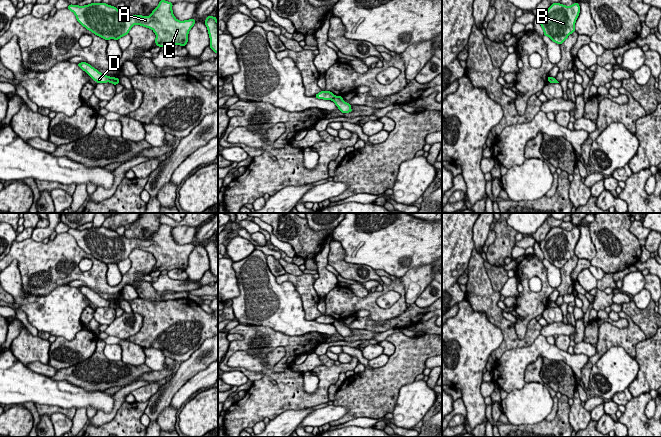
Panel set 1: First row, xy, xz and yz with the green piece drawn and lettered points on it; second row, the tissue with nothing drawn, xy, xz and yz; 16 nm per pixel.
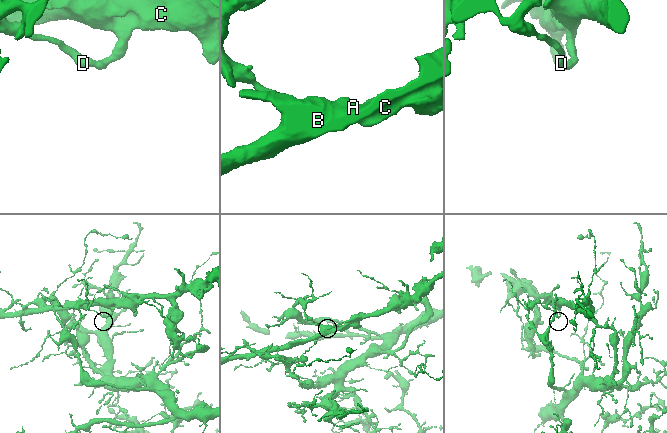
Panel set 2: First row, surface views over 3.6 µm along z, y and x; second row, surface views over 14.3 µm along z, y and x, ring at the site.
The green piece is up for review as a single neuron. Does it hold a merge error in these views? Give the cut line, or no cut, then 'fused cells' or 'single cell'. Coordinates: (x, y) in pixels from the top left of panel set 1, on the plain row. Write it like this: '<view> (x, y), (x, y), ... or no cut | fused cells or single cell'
xz (335, 320), (332, 323) | fused cells

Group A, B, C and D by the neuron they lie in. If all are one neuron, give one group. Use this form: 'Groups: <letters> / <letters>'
Groups: A B C / D

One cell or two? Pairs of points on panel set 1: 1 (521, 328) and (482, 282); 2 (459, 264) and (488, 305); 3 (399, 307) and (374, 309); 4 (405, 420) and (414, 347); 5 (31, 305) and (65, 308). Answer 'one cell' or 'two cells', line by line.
1: two cells
2: two cells
3: one cell
4: two cells
5: one cell

